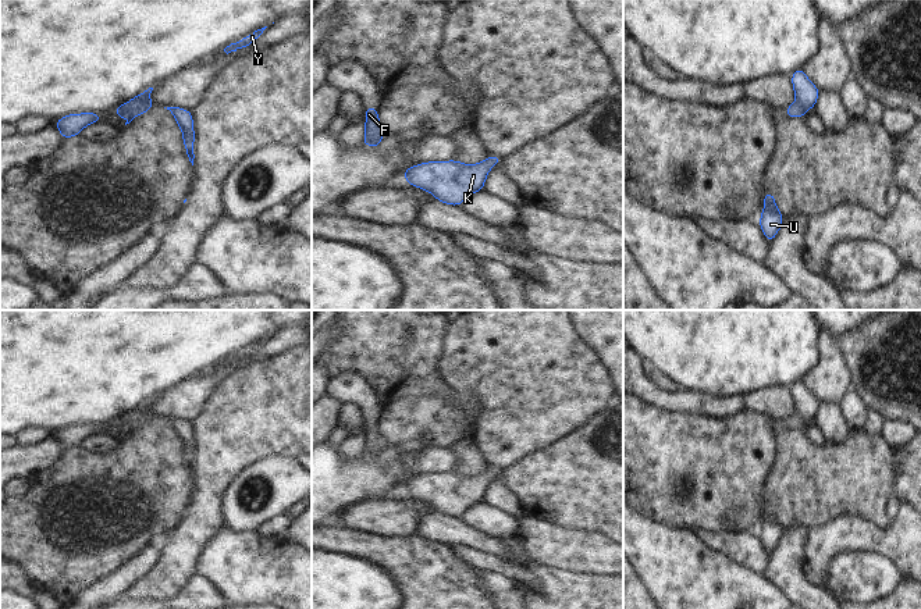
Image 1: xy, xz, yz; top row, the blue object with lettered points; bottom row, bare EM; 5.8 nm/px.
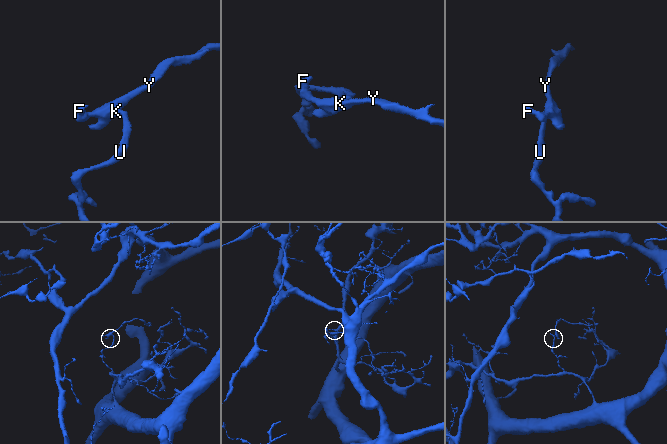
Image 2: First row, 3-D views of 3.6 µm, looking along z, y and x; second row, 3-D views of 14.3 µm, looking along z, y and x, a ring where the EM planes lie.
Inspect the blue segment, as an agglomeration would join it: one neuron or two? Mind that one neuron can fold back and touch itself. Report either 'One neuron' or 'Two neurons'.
One neuron.

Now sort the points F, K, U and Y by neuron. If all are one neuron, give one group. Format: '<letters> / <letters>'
F K U Y

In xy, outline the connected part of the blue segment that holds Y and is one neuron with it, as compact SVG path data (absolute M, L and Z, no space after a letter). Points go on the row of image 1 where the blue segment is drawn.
M267 26L262 28L262 29L257 29L255 31L253 33L250 35L246 35L243 39L235 42L235 43L231 43L230 46L227 46L224 49L224 51L228 54L231 51L237 51L239 49L245 49L248 46L250 46L262 33L263 31L266 29Z

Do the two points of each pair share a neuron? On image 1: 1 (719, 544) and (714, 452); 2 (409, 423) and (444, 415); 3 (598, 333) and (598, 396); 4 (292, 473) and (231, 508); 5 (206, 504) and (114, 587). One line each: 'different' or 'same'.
1: different
2: same
3: different
4: same
5: different

